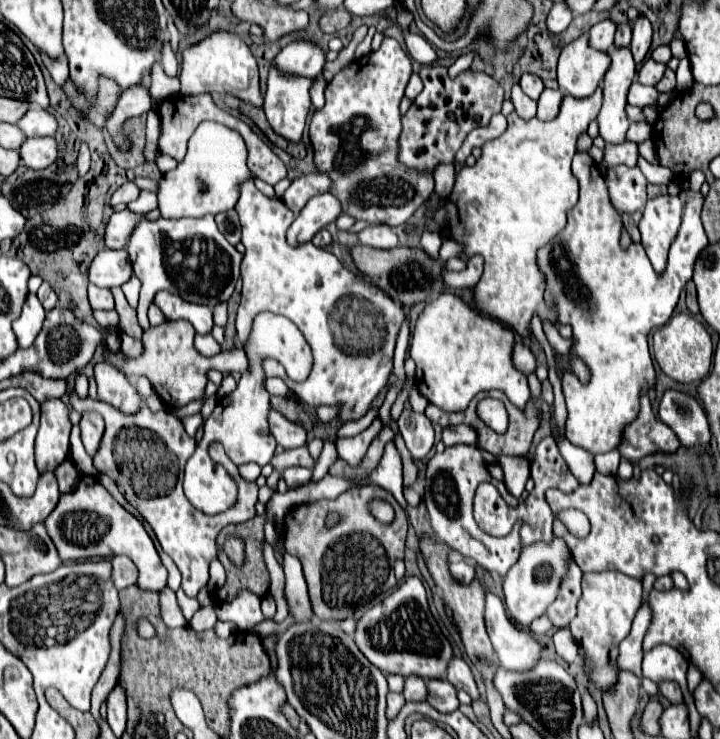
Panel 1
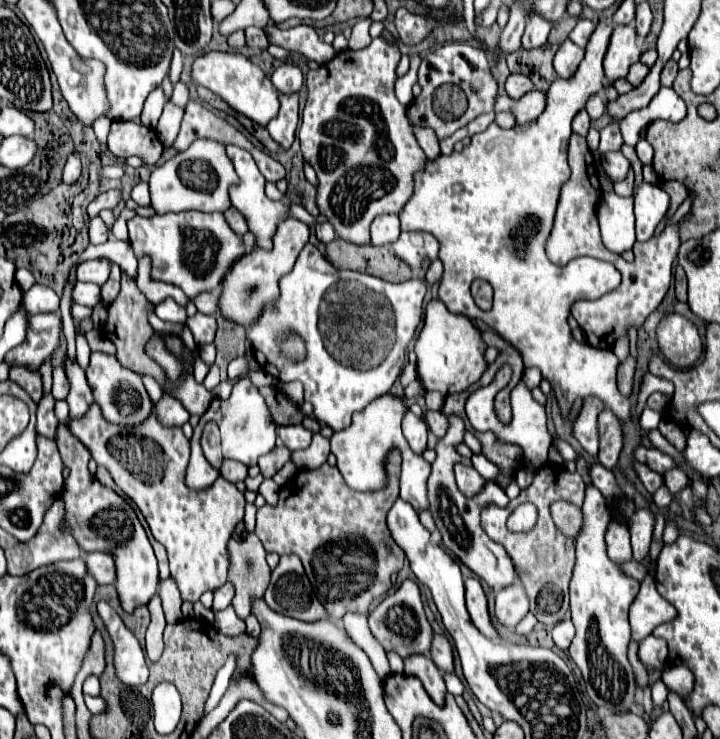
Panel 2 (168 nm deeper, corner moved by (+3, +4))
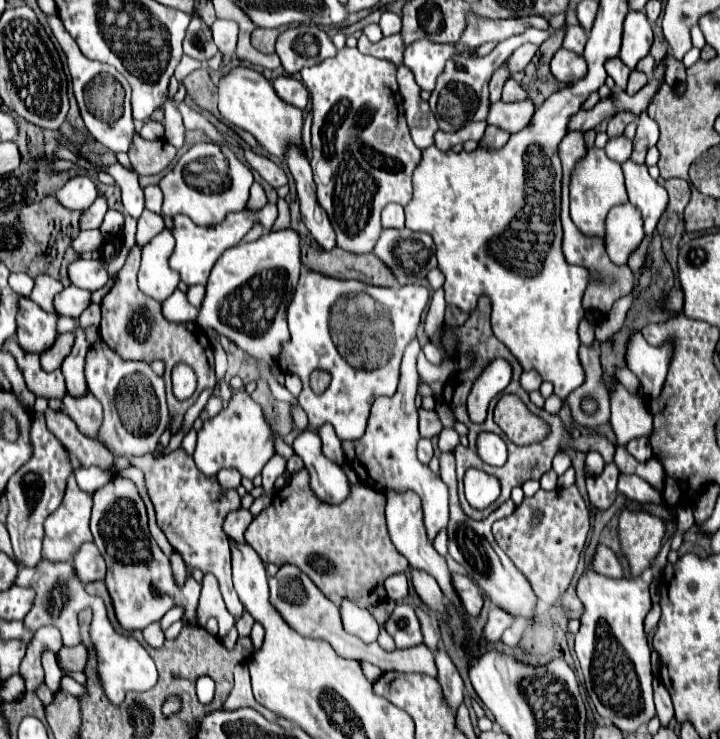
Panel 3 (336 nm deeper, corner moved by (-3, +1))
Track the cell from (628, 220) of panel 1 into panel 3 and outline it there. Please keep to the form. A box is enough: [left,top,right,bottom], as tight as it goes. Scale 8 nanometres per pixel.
[632,112,658,164]

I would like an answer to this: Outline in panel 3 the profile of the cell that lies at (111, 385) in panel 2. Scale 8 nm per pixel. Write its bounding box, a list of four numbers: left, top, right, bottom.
[84,340,170,456]

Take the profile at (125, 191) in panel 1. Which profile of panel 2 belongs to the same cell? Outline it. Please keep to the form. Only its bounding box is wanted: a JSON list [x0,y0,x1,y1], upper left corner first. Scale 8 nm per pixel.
[88,189,122,217]

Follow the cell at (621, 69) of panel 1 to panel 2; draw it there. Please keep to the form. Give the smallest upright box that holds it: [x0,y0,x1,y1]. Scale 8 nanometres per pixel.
[604,25,640,85]

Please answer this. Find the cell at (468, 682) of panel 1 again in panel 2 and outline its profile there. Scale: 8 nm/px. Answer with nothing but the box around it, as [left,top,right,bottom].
[430,635,454,673]

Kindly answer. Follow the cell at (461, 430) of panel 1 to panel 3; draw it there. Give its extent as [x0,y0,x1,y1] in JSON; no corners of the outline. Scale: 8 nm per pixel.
[420,408,442,438]

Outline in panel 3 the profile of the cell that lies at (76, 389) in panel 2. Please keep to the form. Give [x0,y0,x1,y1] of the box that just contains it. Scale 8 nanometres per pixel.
[60,326,90,394]

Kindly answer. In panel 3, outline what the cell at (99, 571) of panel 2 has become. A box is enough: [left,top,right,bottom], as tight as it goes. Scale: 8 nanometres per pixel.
[72,542,106,584]

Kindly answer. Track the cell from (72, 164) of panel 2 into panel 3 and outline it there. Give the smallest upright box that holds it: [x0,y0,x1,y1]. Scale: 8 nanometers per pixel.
[56,176,98,210]

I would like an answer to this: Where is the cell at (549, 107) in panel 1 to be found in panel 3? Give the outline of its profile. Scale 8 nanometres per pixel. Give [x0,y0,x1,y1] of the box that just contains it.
[486,100,536,134]

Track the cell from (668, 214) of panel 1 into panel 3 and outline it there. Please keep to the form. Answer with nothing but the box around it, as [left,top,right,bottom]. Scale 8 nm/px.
[622,160,668,236]

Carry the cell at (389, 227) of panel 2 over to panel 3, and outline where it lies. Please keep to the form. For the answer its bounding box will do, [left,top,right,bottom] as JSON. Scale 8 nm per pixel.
[382,204,404,228]

